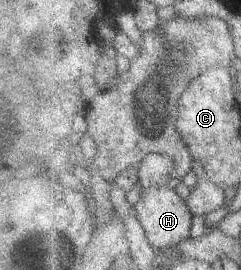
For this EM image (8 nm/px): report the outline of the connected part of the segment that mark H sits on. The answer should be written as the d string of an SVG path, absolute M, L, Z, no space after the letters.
M168 186L150 187L142 193L136 208L139 219L147 230L148 238L157 252L177 247L181 242L192 237L196 215L189 204L173 188Z

